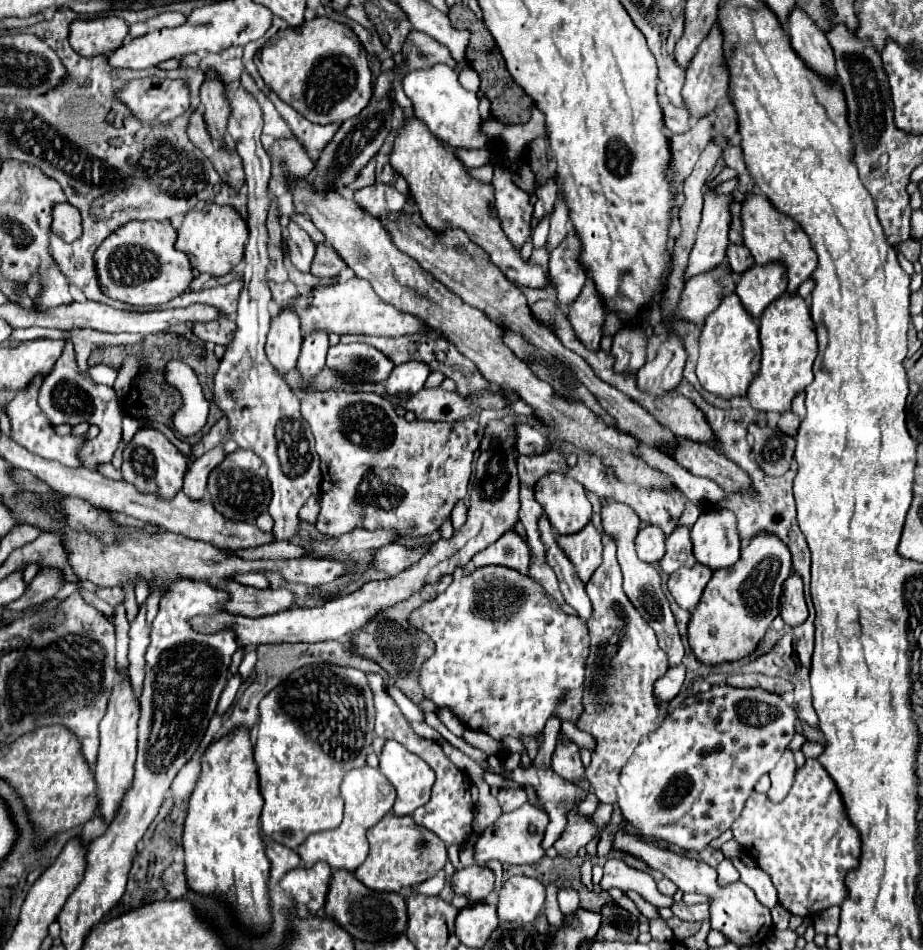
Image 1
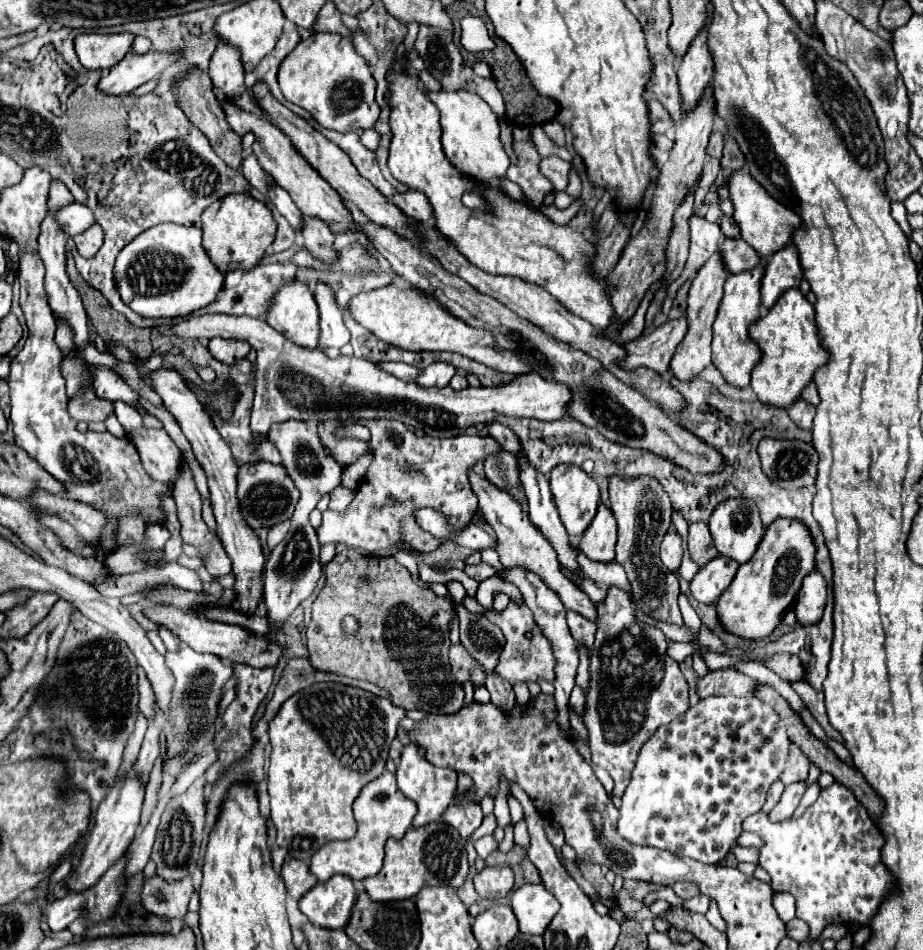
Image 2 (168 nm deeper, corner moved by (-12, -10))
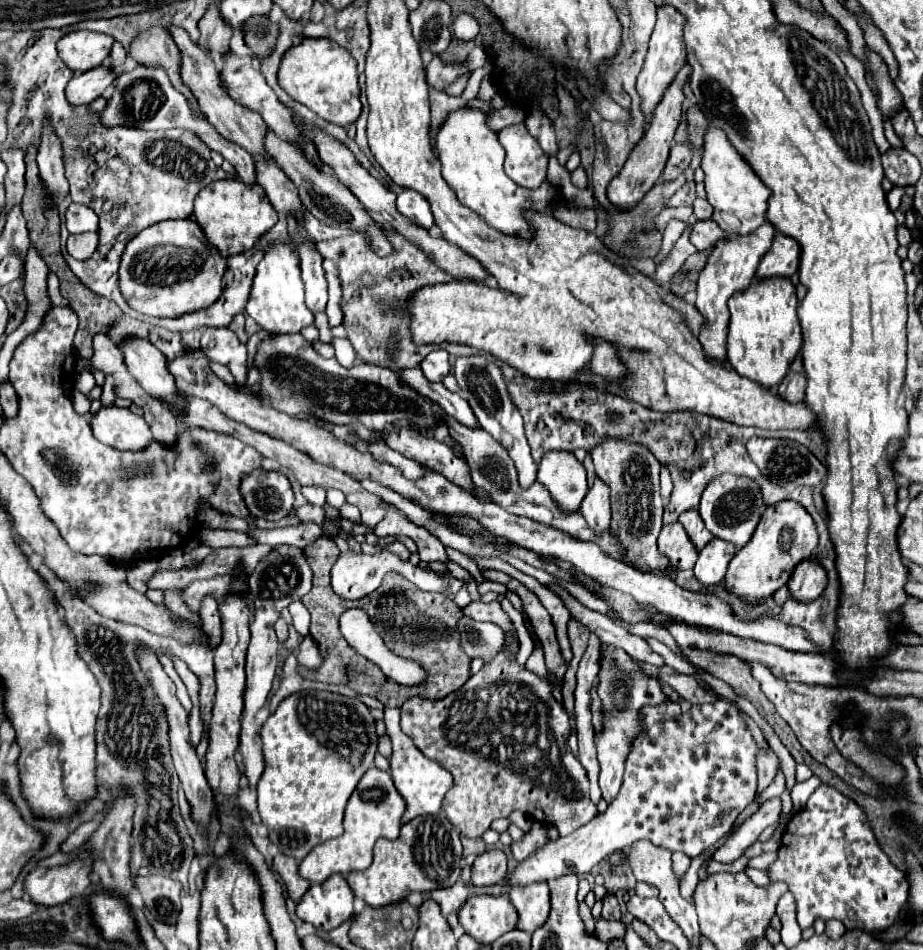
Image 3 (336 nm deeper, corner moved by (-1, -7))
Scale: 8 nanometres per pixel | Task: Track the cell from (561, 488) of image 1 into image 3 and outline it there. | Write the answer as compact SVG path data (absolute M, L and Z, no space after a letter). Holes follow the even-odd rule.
M545 453L539 463L537 481L547 487L563 513L579 511L579 505L587 493L587 475L583 463L579 463L573 453Z

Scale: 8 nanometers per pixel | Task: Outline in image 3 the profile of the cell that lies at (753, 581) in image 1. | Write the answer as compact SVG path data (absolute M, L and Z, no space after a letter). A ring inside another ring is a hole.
M781 501L777 505L771 505L765 509L765 513L761 515L761 523L757 525L751 541L741 549L737 551L737 555L731 559L729 567L727 567L727 575L723 579L723 587L741 597L745 603L749 605L757 605L757 603L763 603L767 597L773 597L777 589L781 589L783 585L787 585L793 569L805 561L805 559L811 559L813 555L813 549L817 547L817 529L815 529L815 523L811 519L811 515L795 501Z

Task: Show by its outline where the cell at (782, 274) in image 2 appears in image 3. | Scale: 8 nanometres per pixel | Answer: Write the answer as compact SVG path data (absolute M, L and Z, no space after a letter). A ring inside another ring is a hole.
M777 233L773 239L771 249L761 259L755 279L767 279L767 277L791 277L799 267L799 245L791 241L789 237Z

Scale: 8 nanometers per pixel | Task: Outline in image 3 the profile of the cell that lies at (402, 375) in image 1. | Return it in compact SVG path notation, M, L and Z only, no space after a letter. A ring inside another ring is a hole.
M439 349L439 351L433 351L429 353L423 361L421 361L421 371L423 375L429 379L429 381L441 381L451 369L451 363L449 363L449 353Z

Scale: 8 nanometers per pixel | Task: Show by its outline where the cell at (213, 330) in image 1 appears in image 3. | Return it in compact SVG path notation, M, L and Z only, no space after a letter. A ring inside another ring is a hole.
M207 329L201 337L201 351L211 361L229 367L237 383L247 379L247 349L231 329Z

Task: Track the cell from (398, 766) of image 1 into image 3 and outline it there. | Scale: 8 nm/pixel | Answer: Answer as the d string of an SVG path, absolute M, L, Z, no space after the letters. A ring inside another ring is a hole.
M385 709L385 725L387 725L387 735L391 737L393 743L393 753L389 757L391 763L391 779L397 787L397 791L401 793L401 797L407 803L405 815L403 815L403 823L419 817L419 815L437 815L441 809L441 801L445 797L445 793L451 789L453 785L453 777L447 769L443 769L439 763L435 763L433 759L427 759L415 745L413 741L401 731L399 725L399 709Z

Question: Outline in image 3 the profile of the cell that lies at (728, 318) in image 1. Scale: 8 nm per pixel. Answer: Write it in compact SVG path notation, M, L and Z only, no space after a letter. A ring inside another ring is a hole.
M767 223L767 225L763 225L763 229L757 229L755 233L751 233L751 237L733 237L733 239L729 237L727 241L719 241L719 245L711 251L711 255L707 259L707 265L699 273L695 307L699 309L699 313L705 319L705 323L699 331L699 343L703 345L703 351L705 351L707 357L711 357L715 361L727 361L727 349L725 349L727 329L729 329L727 301L735 293L749 287L761 257L771 247L773 235L775 235L775 227L771 223Z

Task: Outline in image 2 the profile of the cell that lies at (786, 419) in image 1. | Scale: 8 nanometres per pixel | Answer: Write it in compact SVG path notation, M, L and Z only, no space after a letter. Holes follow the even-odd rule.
M802 398L798 400L798 404L792 404L788 408L788 414L790 418L798 424L798 428L802 430L810 430L812 428L812 420L814 420L814 414L816 414L816 406L804 402Z

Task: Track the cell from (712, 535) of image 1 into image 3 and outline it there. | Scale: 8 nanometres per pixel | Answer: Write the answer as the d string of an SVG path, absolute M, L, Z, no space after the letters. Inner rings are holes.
M727 473L727 475L721 475L715 481L711 481L711 485L707 485L707 489L703 491L703 497L701 497L699 515L705 521L705 527L715 537L729 541L737 549L741 549L751 541L755 527L759 525L761 505L763 505L763 499L761 499L759 485L755 481Z

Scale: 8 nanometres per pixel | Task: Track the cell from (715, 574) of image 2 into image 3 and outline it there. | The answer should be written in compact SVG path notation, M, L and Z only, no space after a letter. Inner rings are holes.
M715 537L697 555L697 563L693 567L693 573L695 573L697 581L701 585L705 585L705 587L719 585L723 581L723 577L725 577L725 571L727 571L729 561L735 557L735 553L737 553L737 549L731 543L719 541Z

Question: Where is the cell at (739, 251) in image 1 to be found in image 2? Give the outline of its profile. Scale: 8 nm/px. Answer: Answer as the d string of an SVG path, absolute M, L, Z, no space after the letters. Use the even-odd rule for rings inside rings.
M726 238L720 244L718 252L722 256L726 270L734 274L750 270L760 262L758 252L754 252L754 248L750 248L750 244L746 244L742 238Z

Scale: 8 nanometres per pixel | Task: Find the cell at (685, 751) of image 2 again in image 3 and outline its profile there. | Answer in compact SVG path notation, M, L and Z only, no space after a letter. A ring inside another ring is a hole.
M717 699L713 703L693 705L677 719L655 723L641 739L639 745L631 747L625 761L623 785L617 797L609 803L607 811L597 815L591 823L583 825L567 837L547 841L541 849L531 853L519 863L511 875L511 885L527 885L533 881L547 881L567 873L585 875L605 859L611 851L625 851L641 839L649 839L653 845L669 851L681 851L687 857L699 857L705 849L713 847L723 835L731 831L737 815L755 799L757 783L757 745L743 719L743 713L729 701Z

